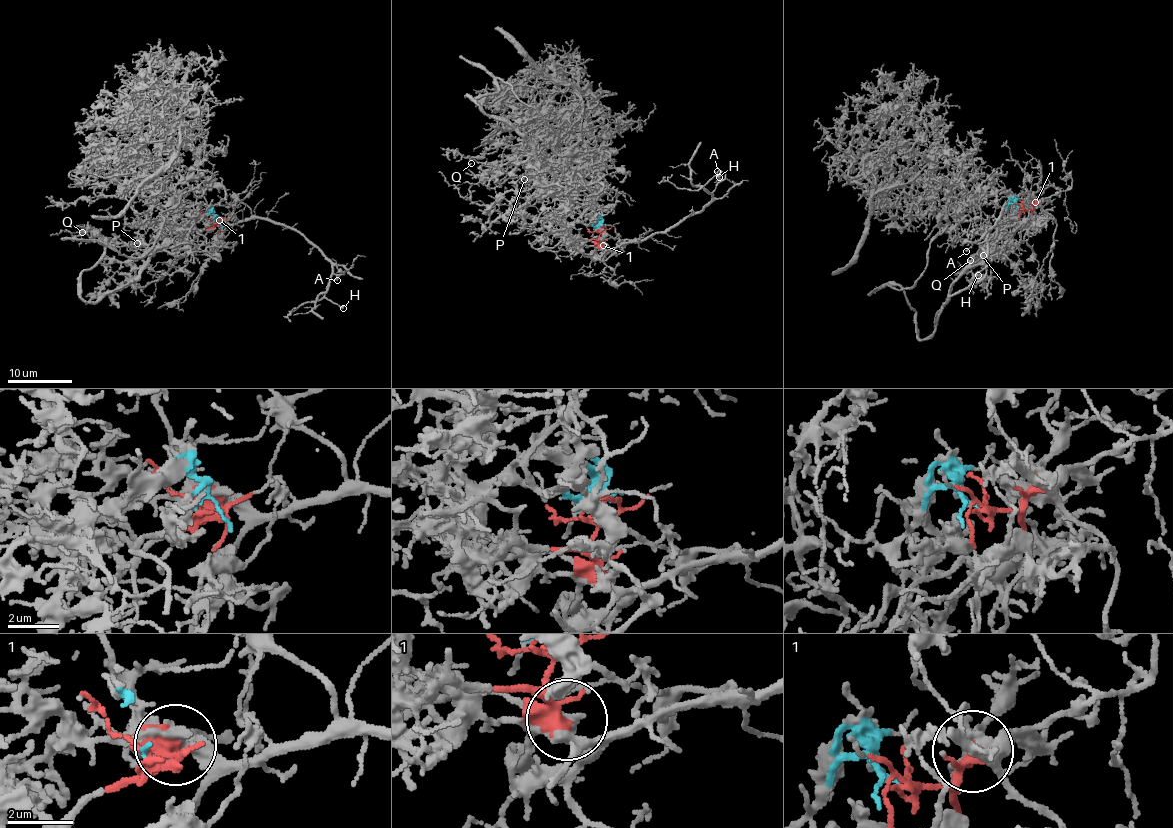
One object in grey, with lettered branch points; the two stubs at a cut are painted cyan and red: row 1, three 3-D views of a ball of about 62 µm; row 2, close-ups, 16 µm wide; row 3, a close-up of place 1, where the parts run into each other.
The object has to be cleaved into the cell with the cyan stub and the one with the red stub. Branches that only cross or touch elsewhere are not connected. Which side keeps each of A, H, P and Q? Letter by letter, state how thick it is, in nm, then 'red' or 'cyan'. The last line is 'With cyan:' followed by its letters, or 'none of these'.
A: 140 nm | red
H: 280 nm | red
P: 130 nm | cyan
Q: 180 nm | cyan
With cyan: P, Q

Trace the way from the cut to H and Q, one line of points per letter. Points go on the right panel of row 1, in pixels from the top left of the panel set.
H: (1021, 210), (1039, 201), (1025, 192), (1004, 206), (1000, 220), (991, 229), (987, 265), (978, 275)
Q: (1021, 210), (1008, 202), (1018, 226), (994, 236), (996, 257), (1010, 253), (1007, 245), (970, 260)

